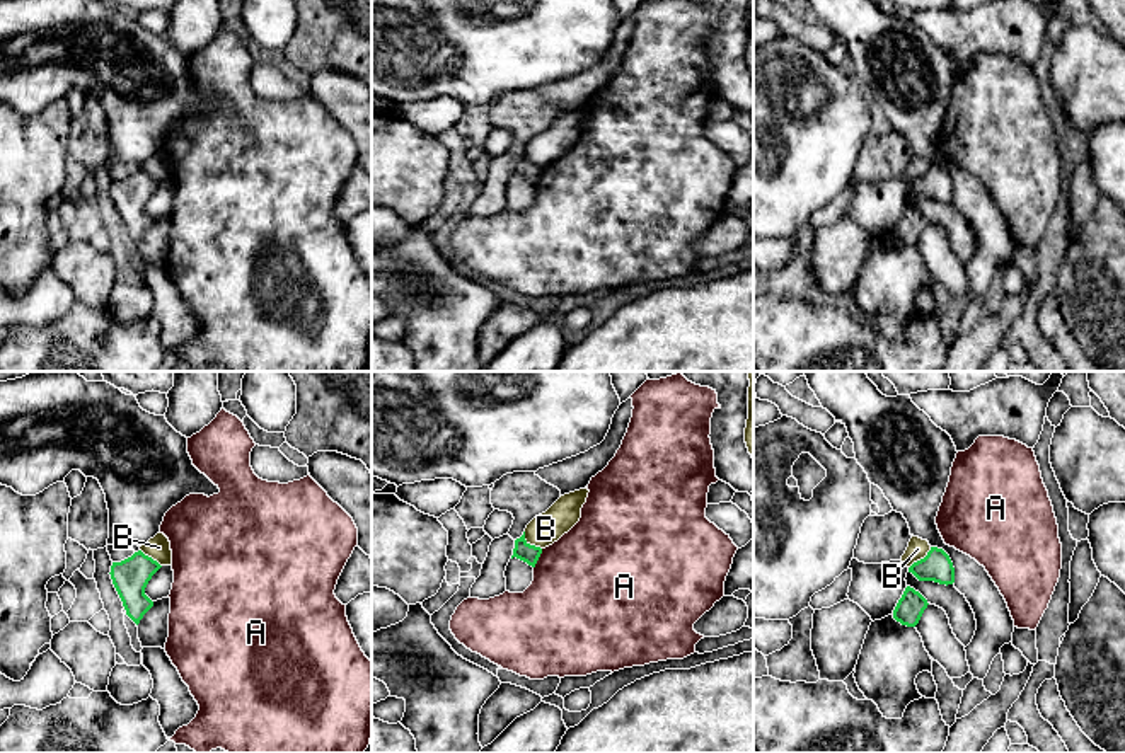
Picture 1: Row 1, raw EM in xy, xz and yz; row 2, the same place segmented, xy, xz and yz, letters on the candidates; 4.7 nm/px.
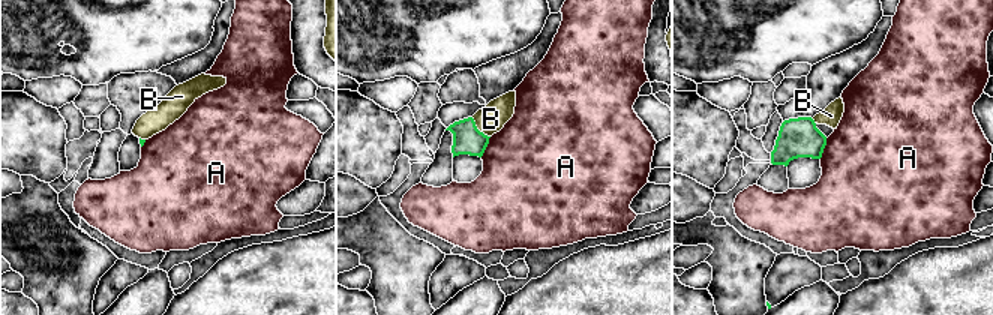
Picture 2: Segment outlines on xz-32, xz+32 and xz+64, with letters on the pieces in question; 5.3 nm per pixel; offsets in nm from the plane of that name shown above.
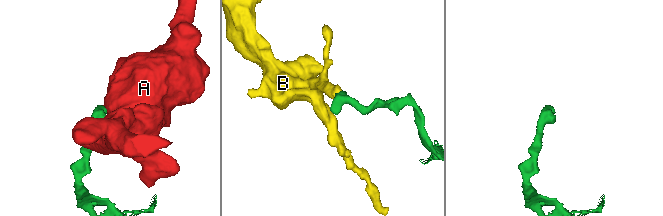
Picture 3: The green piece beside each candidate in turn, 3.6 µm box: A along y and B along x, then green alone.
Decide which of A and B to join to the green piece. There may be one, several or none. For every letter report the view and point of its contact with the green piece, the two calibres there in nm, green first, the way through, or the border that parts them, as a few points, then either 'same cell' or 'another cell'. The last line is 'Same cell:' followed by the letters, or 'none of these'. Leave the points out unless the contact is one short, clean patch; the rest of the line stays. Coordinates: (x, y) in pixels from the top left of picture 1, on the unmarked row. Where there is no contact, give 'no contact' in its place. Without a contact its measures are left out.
A: contact xz (537, 178); calibres 90 and 480 nm; another cell
B: contact xz (529, 162); calibres 90 and 150 nm; border xz (524, 150), (524, 155), (541, 167); another cell
Same cell: none of these

